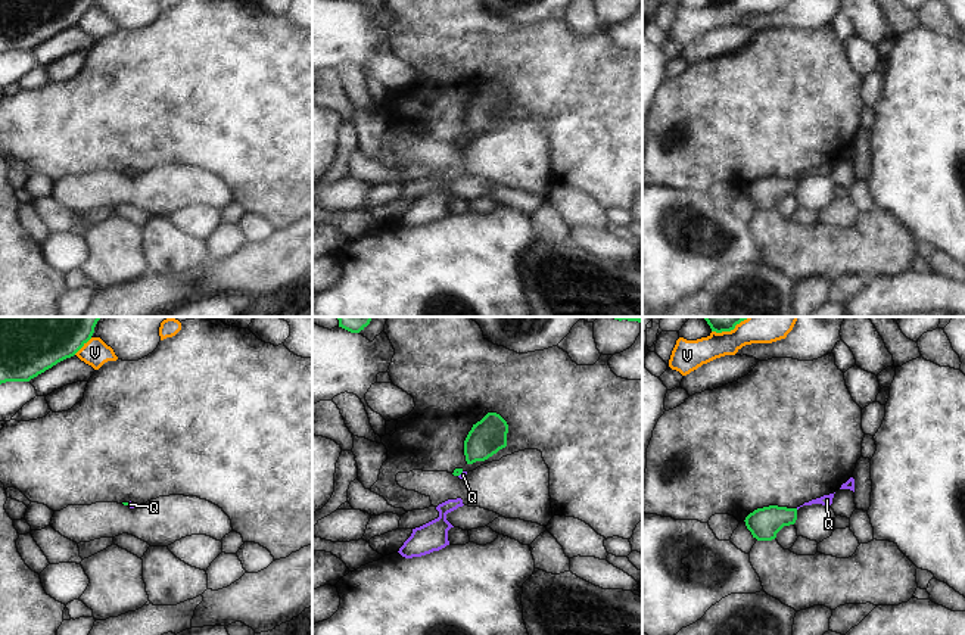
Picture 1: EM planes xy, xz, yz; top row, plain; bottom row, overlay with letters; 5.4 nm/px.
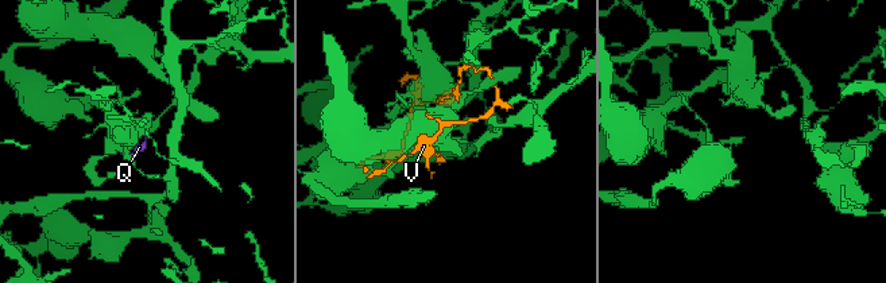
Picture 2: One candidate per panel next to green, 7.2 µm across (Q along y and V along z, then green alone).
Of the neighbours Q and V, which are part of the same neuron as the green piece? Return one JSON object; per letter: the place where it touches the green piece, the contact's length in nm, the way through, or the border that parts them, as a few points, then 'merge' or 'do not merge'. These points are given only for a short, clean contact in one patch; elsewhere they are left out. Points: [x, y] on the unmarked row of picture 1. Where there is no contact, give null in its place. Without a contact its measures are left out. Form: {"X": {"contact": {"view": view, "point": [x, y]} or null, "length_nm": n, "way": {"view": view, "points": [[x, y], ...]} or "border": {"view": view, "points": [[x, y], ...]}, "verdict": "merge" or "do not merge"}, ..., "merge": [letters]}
{"Q": {"contact": {"view": "xz", "point": [460, 143]}, "length_nm": 40, "way": {"view": "xz", "points": [[457, 142], [460, 143], [463, 145]]}, "verdict": "merge"}, "V": {"contact": {"view": "xy", "point": [83, 15]}, "length_nm": 140, "verdict": "do not merge"}, "merge": ["Q"]}

